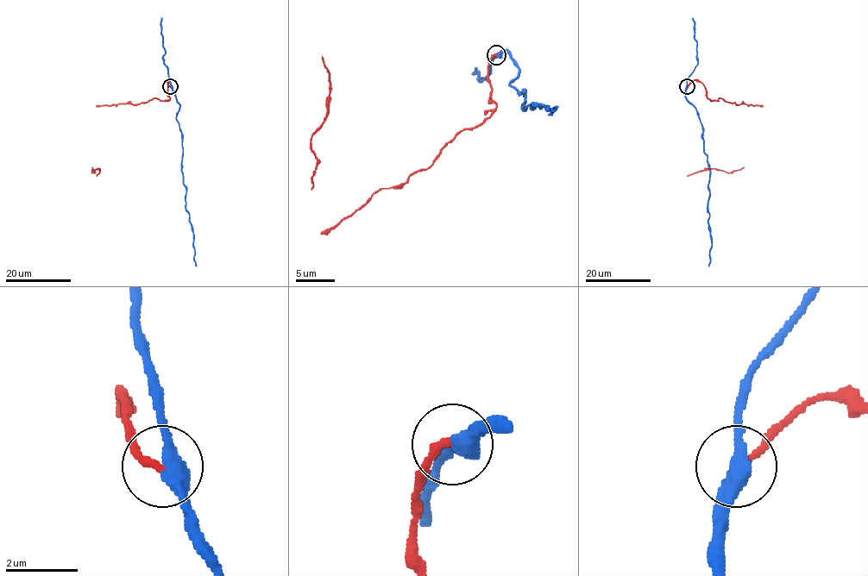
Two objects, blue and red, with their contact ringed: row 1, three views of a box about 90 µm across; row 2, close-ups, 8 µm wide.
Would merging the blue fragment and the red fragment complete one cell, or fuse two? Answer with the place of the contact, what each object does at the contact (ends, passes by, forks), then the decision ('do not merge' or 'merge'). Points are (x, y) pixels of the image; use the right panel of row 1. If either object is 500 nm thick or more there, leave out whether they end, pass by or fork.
at (687, 86); blue passes by; red ends there; do not merge

